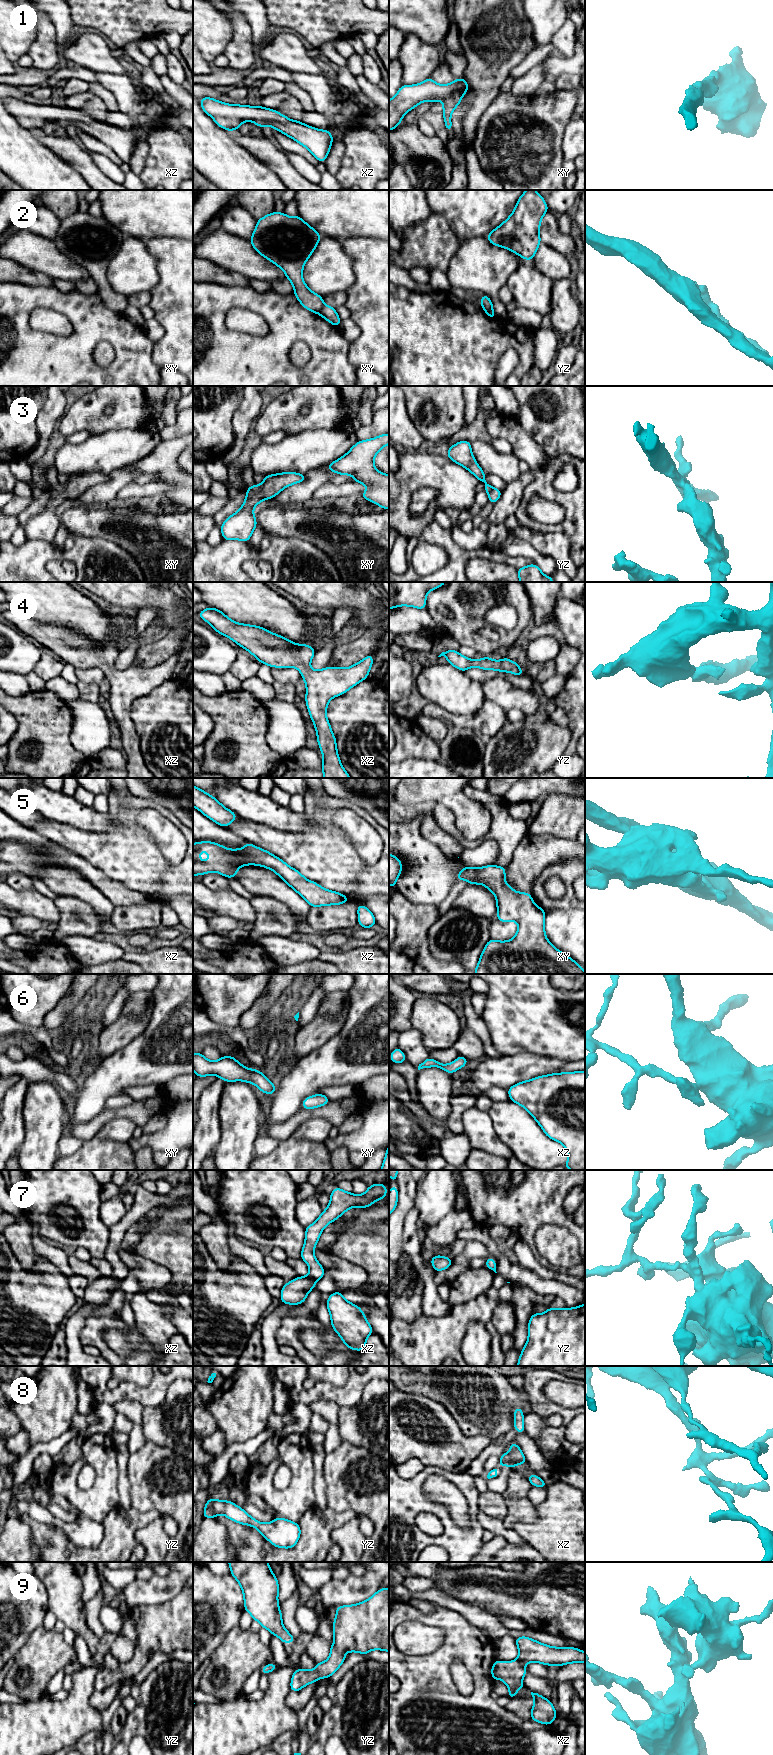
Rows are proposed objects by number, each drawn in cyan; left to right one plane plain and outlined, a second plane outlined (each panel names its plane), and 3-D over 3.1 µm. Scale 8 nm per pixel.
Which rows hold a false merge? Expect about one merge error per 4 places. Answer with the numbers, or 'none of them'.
2

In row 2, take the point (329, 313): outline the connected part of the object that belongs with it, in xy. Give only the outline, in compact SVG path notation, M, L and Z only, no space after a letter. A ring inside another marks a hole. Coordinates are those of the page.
M324 305L324 307L320 311L320 315L332 325L336 327L340 326L341 319L339 318L335 308L328 305Z

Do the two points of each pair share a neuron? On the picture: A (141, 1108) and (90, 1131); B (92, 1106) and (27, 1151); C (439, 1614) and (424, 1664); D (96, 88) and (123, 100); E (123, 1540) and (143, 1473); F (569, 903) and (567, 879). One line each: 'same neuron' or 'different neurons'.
A: same neuron
B: different neurons
C: same neuron
D: different neurons
E: different neurons
F: same neuron

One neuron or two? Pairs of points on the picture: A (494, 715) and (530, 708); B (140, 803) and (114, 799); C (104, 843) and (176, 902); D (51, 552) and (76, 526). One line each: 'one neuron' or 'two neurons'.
A: two neurons
B: one neuron
C: two neurons
D: two neurons

